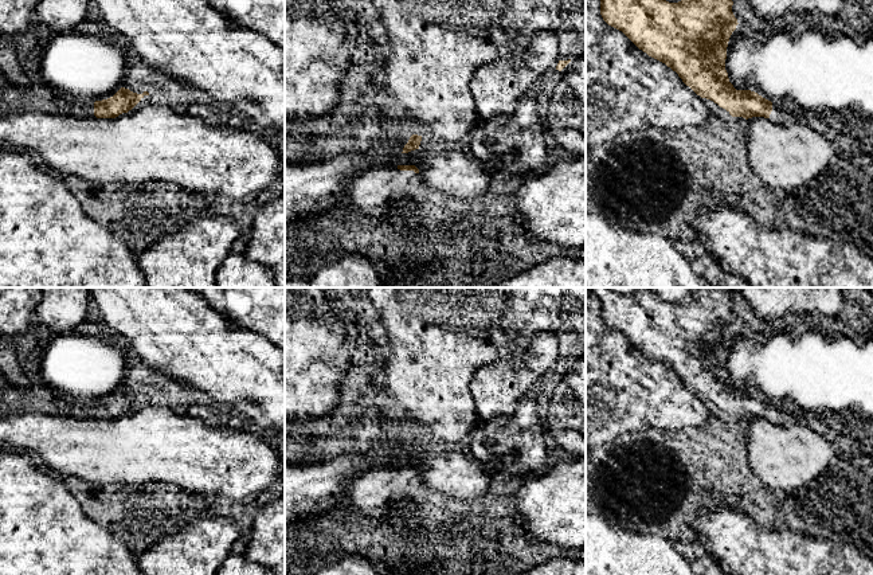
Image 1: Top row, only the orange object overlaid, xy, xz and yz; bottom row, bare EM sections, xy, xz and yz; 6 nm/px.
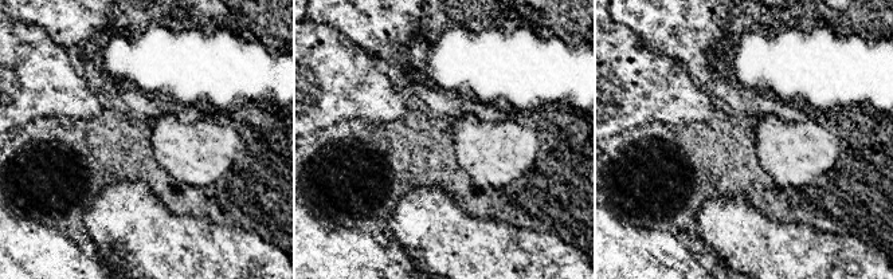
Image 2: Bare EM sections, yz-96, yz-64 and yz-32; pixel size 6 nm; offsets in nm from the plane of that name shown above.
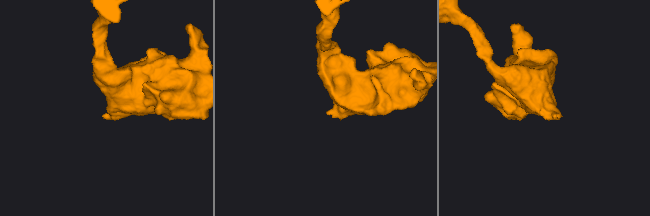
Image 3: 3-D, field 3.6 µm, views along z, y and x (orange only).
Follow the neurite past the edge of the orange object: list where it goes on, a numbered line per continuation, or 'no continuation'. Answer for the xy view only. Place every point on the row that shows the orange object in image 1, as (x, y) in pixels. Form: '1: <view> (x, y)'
1: xy (81, 109)

